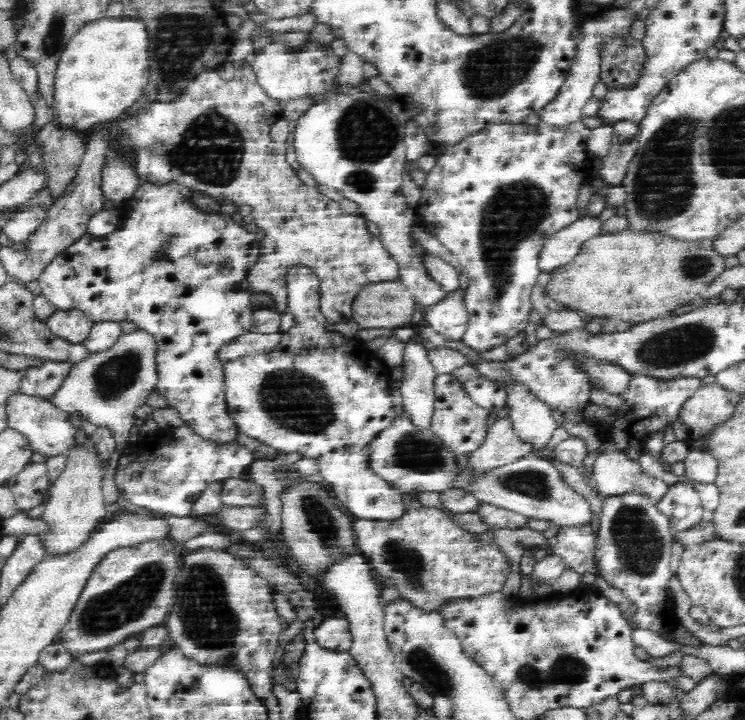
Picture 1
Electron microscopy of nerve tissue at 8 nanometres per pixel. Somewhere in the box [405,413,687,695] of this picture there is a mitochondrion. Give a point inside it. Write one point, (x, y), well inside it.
(639, 544)

